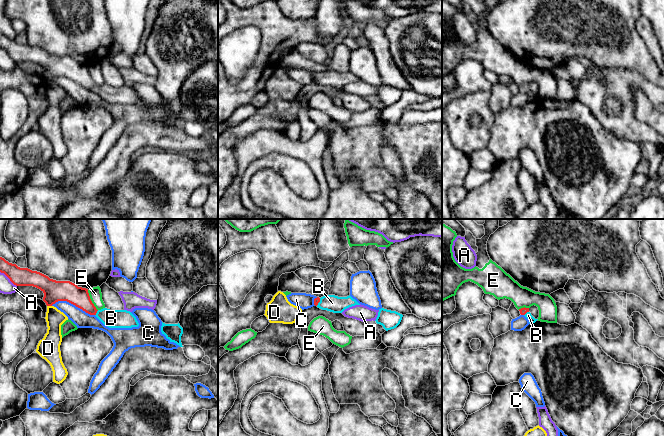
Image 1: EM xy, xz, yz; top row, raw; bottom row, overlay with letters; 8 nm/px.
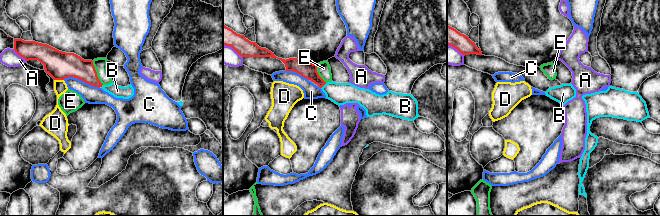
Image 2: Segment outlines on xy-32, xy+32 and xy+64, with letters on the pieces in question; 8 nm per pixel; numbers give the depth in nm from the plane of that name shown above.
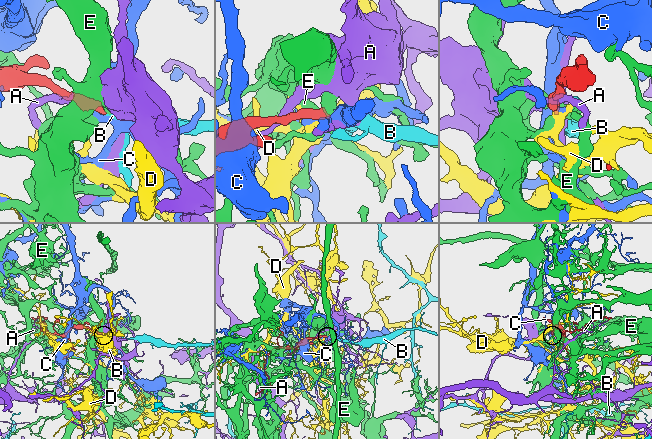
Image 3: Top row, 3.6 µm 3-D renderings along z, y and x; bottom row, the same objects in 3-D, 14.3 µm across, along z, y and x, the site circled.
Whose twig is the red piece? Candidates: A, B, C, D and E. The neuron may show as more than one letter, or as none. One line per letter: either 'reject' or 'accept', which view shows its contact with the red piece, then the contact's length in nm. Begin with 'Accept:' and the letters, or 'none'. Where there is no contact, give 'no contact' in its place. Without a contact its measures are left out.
Accept: B
A: reject; meets red in xy; contact 180 nm long
B: accept; meets red in xy; contact 50 nm long
C: reject; meets red in xy; contact 360 nm long
D: reject; meets red in xy; contact 40 nm long
E: reject; meets red in xy; contact 190 nm long

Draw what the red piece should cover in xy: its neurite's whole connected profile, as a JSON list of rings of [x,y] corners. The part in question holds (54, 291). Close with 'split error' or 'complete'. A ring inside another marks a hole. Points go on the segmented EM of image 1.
[[[0,257],[0,272],[4,273],[16,286],[33,286],[40,289],[44,293],[43,301],[47,306],[52,306],[58,301],[67,301],[86,313],[95,315],[109,328],[139,326],[136,317],[130,311],[107,308],[97,310],[90,299],[88,289],[78,287],[70,281],[50,279],[40,272],[9,263],[2,257]]]; split error

